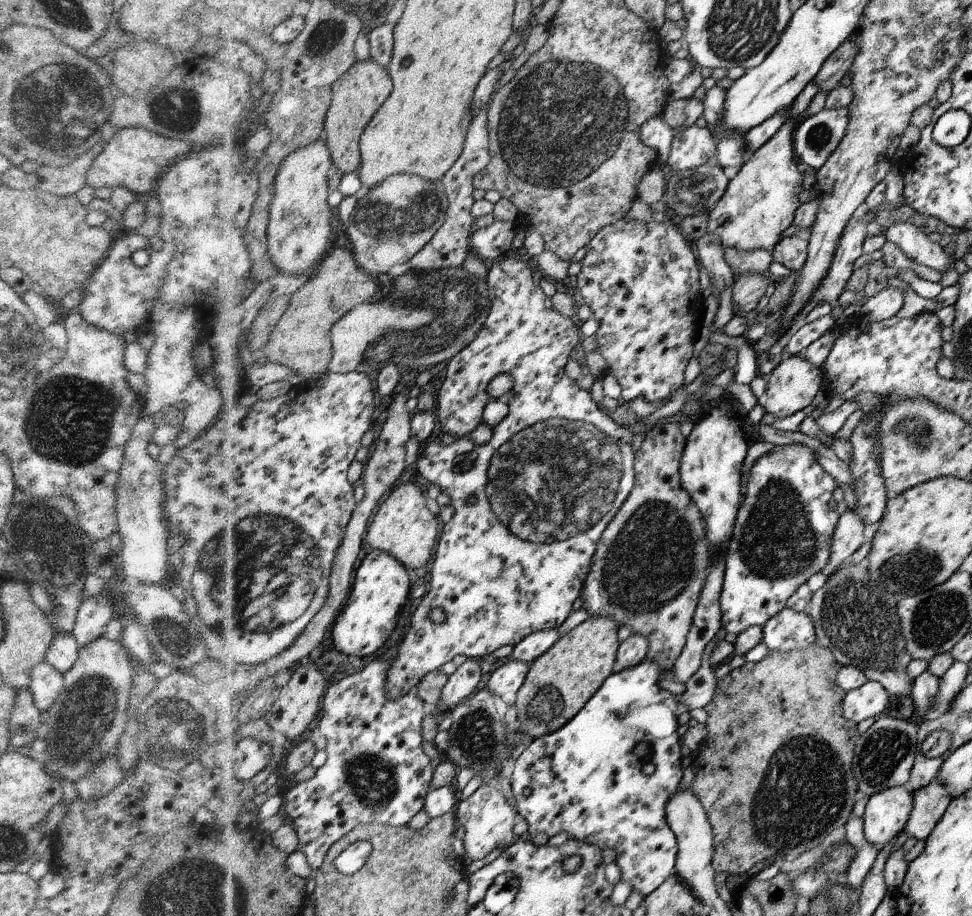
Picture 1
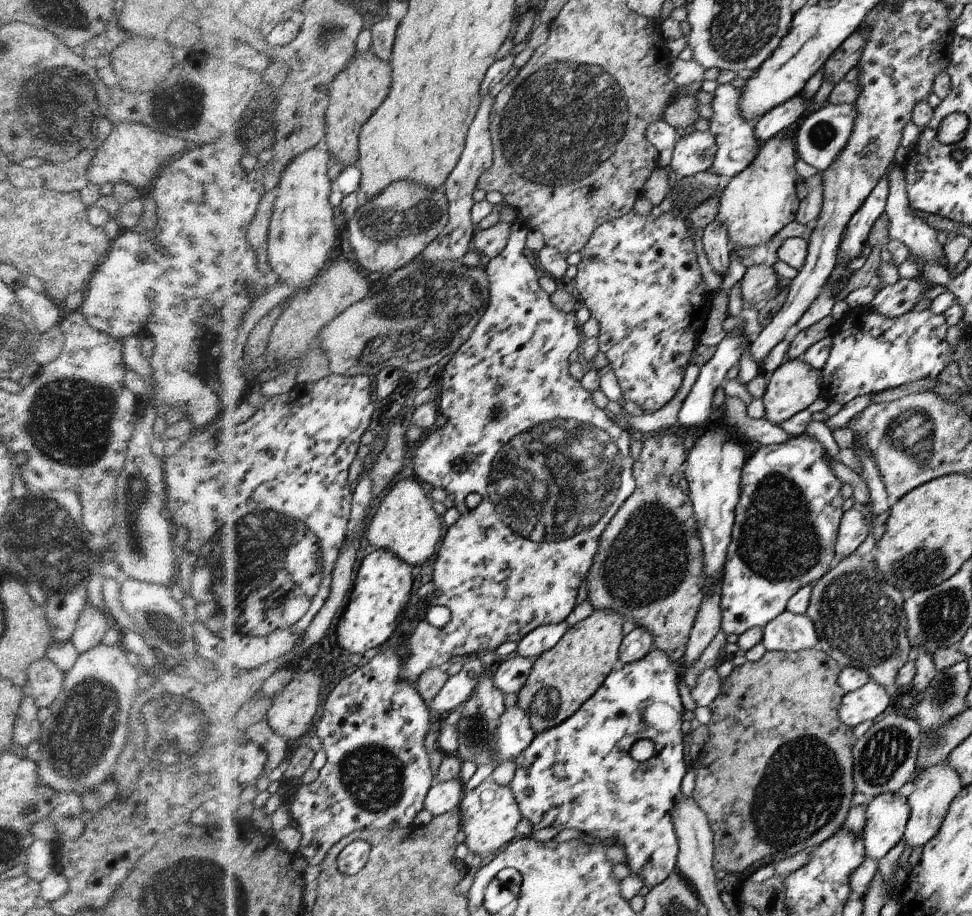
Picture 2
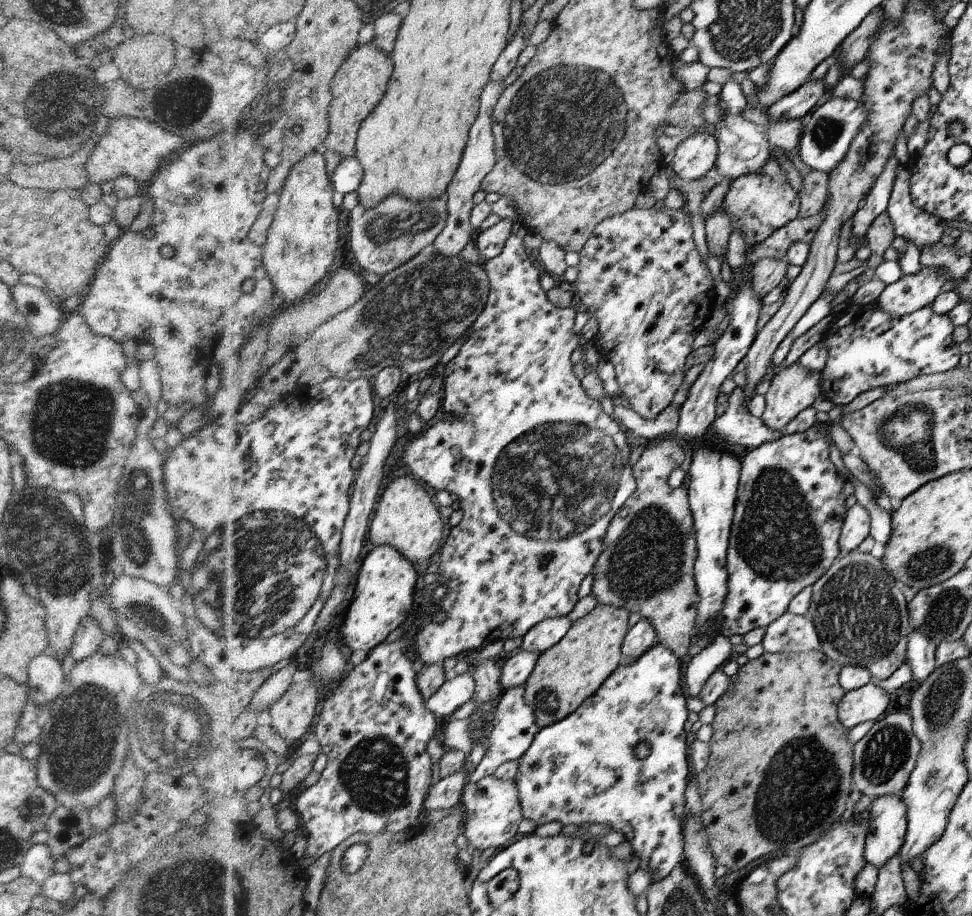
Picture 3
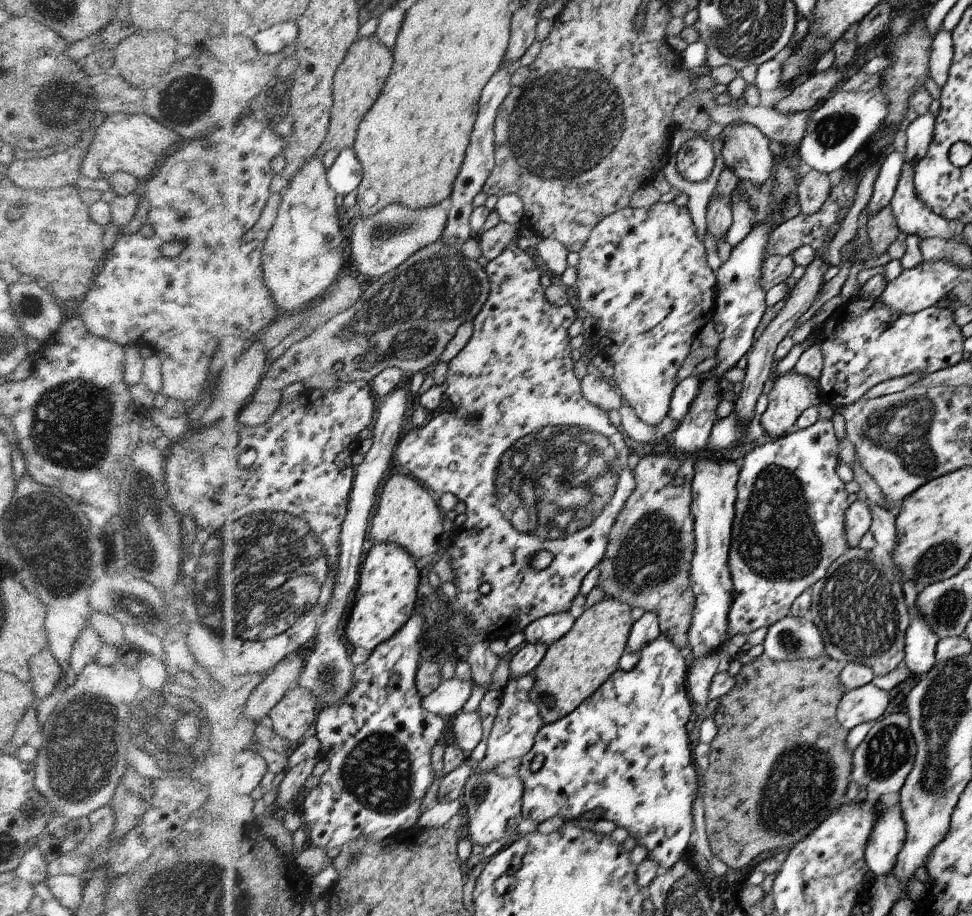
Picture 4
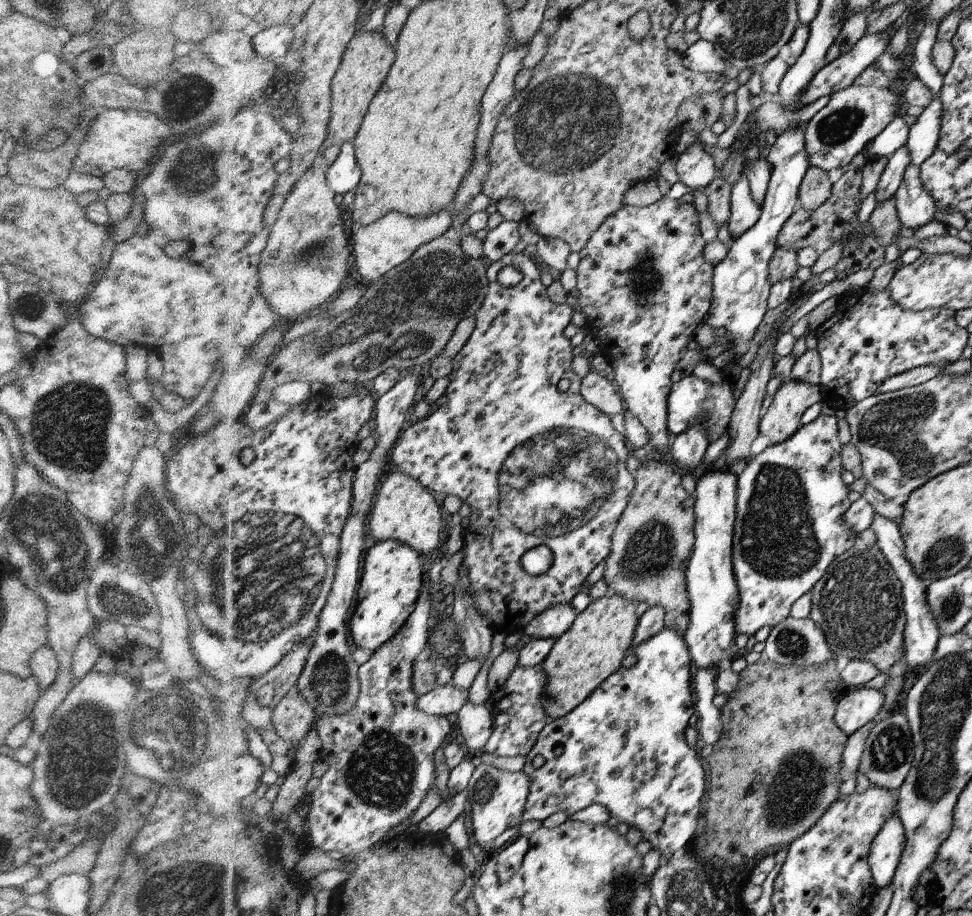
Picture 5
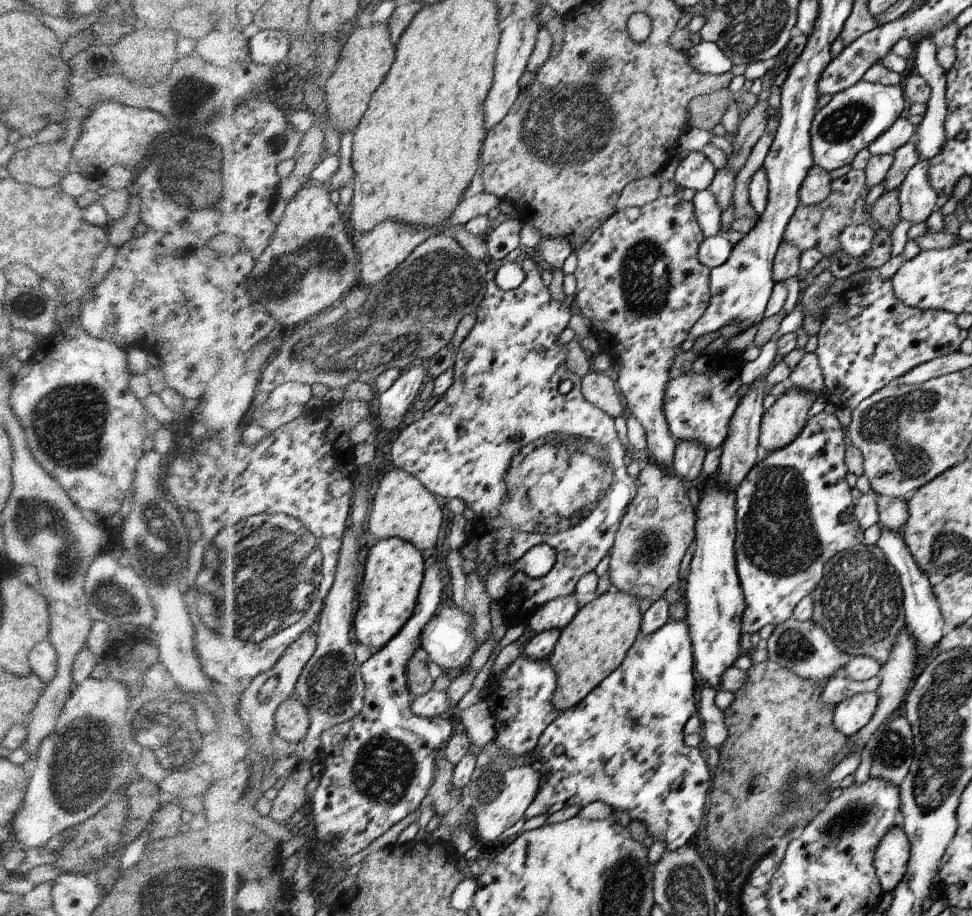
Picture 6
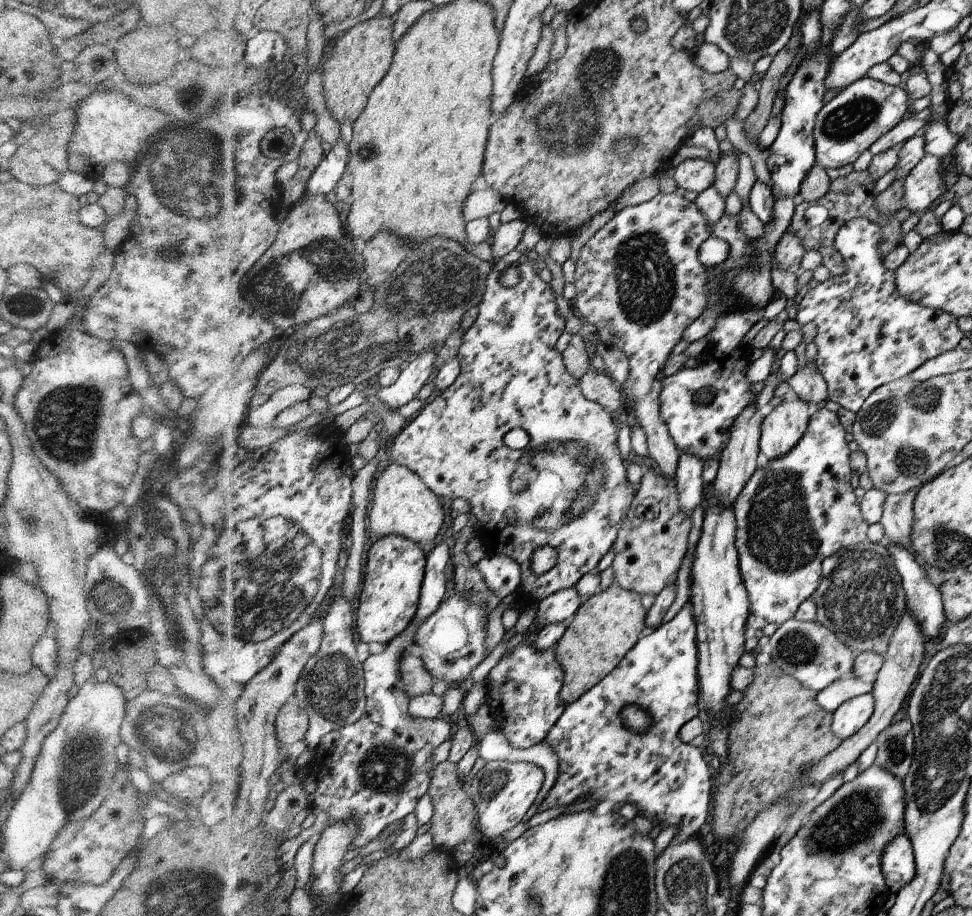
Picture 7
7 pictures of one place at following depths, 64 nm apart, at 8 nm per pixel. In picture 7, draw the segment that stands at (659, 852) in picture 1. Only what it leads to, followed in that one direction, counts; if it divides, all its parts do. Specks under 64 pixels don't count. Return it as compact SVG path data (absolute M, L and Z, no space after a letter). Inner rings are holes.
M690 596L686 605L670 622L662 624L658 627L652 634L644 636L639 643L635 645L628 652L627 657L622 661L618 668L614 668L610 674L608 674L601 682L595 685L588 693L584 694L579 700L574 703L568 704L564 710L563 715L559 719L558 723L551 729L551 732L547 735L547 739L544 740L550 747L554 749L557 753L559 759L559 774L556 778L556 783L554 787L548 792L548 795L543 800L542 804L538 808L538 812L546 811L552 807L572 805L572 803L582 796L583 794L589 794L588 799L596 800L613 800L616 804L621 804L622 806L628 802L634 802L637 804L639 813L638 815L643 815L648 817L653 821L654 826L663 822L663 828L668 825L678 825L679 832L674 838L676 841L686 841L686 838L690 836L694 837L694 834L698 834L698 830L702 828L702 824L706 822L708 814L710 814L710 796L712 796L712 778L710 778L710 768L708 764L704 762L704 754L700 752L700 748L690 746L689 744L684 744L680 741L678 737L680 728L687 724L690 720L693 720L696 716L703 716L701 708L698 708L698 674L699 670L699 644L698 644L698 622L695 620L694 608L691 608ZM628 705L635 705L646 710L652 718L652 726L647 732L643 734L634 733L628 730L628 728L623 726L623 721L621 720L621 711Z

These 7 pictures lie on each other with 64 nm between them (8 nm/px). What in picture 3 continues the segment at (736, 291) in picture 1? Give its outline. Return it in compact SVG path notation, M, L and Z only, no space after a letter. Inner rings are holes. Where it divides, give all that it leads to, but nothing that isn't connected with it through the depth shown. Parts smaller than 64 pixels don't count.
M766 258L756 262L751 281L754 293L762 300L770 290L786 284L788 266L786 259Z

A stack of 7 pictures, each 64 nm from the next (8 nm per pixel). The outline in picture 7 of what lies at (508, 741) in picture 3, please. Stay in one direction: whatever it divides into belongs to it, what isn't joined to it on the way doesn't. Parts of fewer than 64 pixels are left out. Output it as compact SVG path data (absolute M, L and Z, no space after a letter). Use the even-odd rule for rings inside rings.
M518 644L504 653L485 681L486 704L492 710L494 726L504 732L518 749L528 749L544 742L564 713L562 700L566 674L554 648L537 650L532 644Z

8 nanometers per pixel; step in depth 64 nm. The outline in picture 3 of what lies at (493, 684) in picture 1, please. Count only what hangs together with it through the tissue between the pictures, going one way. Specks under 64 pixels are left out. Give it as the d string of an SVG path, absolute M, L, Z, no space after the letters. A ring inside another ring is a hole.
M523 649L518 650L514 656L510 656L502 667L503 676L500 678L500 684L504 689L524 685L532 675L540 656L540 653Z

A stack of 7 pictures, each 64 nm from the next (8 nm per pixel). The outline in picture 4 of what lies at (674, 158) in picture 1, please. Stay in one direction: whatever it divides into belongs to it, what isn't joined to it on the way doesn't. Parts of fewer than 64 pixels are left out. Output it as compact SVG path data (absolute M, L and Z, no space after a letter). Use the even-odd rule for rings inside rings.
M702 138L684 141L676 154L676 169L684 180L704 182L713 171L716 156L712 142Z

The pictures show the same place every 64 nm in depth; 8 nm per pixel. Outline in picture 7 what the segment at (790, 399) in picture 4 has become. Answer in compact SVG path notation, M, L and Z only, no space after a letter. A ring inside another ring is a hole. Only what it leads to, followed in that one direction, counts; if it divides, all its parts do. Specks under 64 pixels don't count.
M782 402L764 418L760 452L770 461L788 455L806 435L810 419L807 402Z

